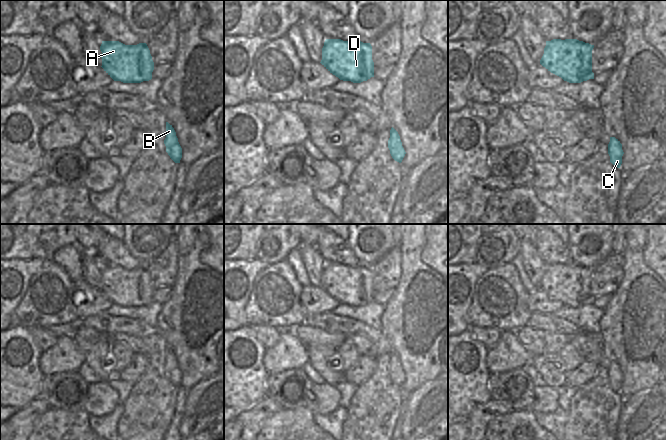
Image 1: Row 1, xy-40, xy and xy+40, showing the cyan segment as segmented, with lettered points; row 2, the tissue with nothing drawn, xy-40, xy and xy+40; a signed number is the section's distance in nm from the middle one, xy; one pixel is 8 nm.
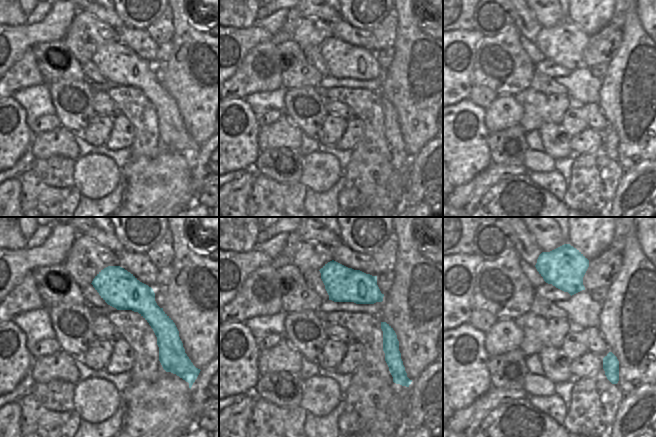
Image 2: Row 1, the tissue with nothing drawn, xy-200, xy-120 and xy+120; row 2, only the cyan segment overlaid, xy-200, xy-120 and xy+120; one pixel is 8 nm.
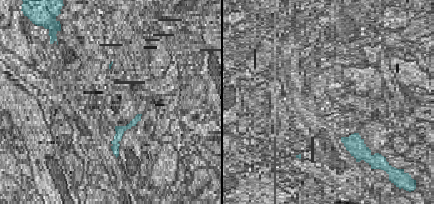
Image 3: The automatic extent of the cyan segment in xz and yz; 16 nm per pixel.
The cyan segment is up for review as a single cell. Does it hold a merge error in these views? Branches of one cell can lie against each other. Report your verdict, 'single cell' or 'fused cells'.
single cell

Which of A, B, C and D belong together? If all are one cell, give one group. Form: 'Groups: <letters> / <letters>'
Groups: A B C D

